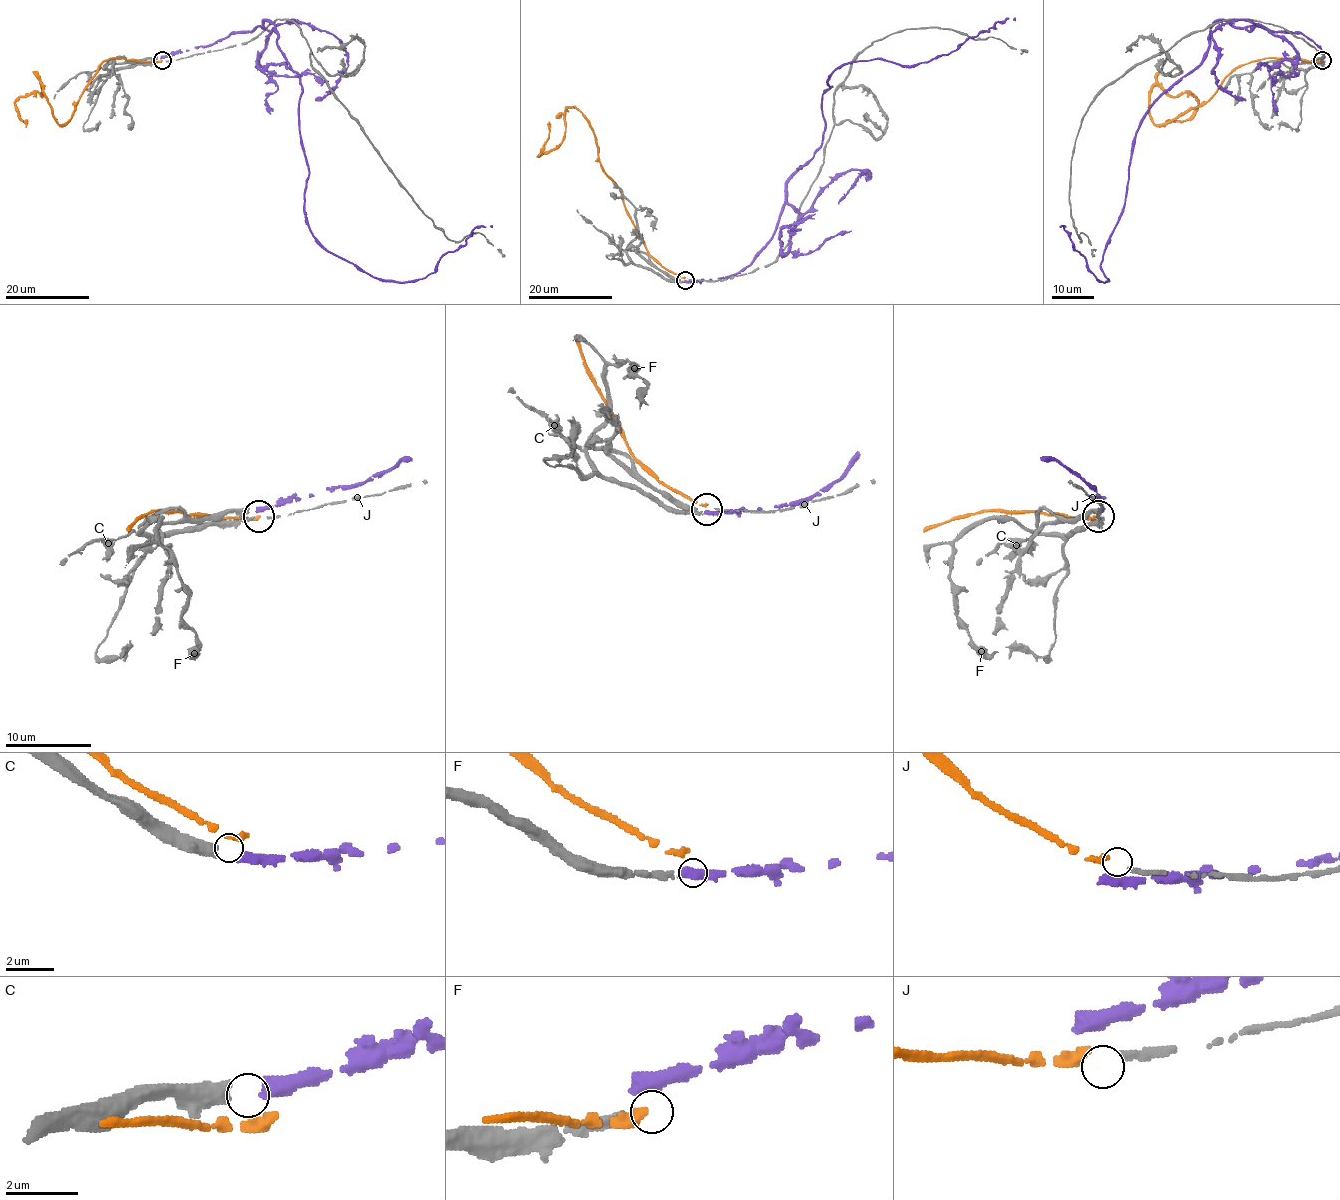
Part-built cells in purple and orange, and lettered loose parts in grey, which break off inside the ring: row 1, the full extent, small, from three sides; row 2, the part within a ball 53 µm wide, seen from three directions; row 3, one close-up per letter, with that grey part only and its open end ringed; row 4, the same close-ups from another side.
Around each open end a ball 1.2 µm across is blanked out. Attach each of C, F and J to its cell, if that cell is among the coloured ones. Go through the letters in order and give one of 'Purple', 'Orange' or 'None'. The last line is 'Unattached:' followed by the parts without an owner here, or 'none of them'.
C: Purple
F: None
J: Orange
Unattached: F

